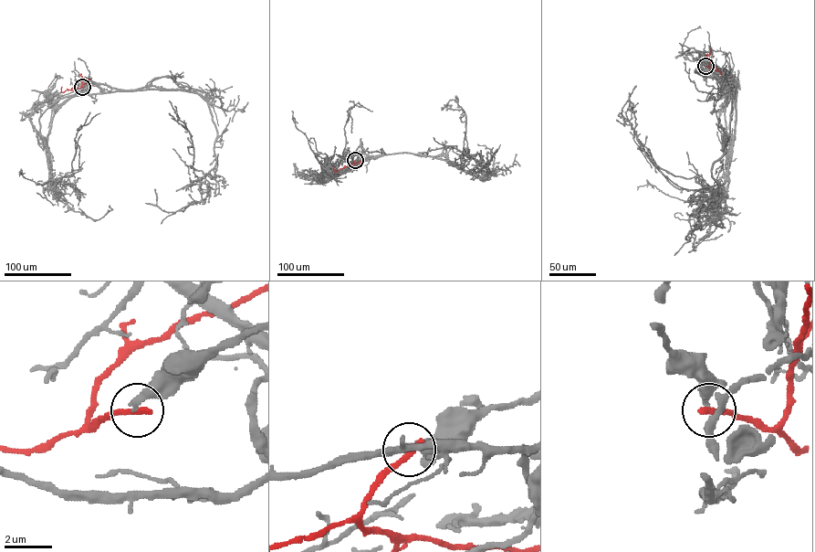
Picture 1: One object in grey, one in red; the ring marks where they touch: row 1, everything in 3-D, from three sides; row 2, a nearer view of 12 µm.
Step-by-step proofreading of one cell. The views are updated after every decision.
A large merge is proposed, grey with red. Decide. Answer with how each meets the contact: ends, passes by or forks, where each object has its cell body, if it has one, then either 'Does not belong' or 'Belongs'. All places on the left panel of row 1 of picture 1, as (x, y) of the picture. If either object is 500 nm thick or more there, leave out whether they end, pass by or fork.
At the ring grey ends. At the ring red ends. Soma of grey: none. Soma of red: none. Does not belong

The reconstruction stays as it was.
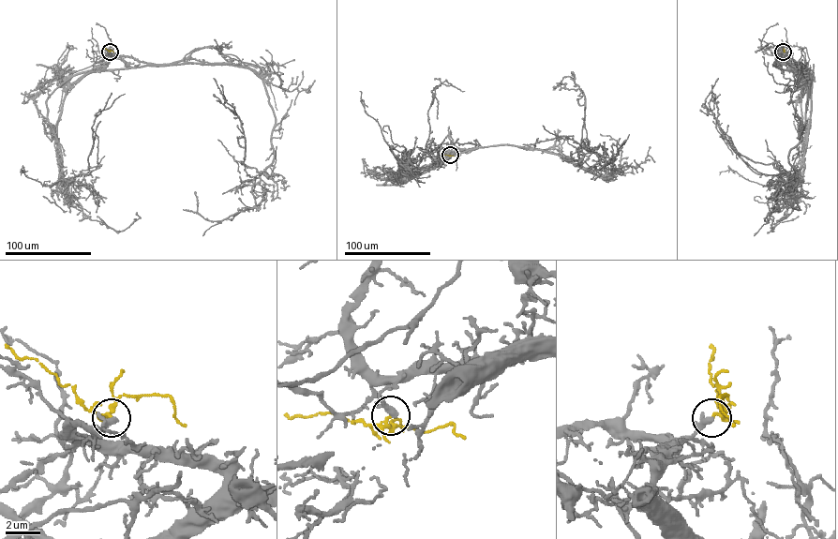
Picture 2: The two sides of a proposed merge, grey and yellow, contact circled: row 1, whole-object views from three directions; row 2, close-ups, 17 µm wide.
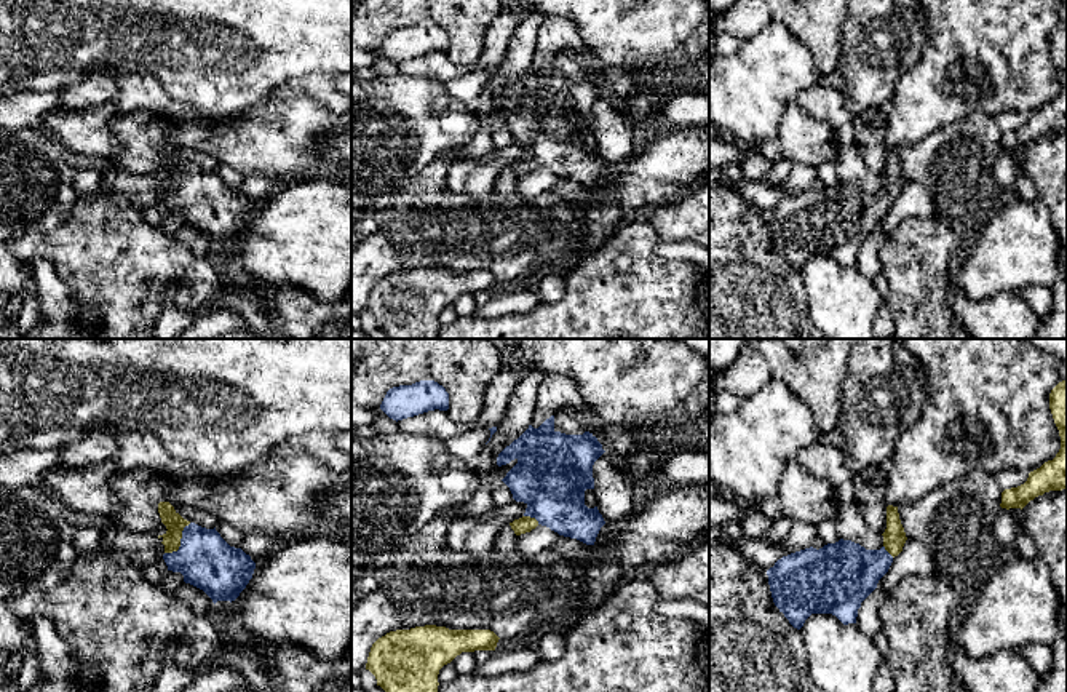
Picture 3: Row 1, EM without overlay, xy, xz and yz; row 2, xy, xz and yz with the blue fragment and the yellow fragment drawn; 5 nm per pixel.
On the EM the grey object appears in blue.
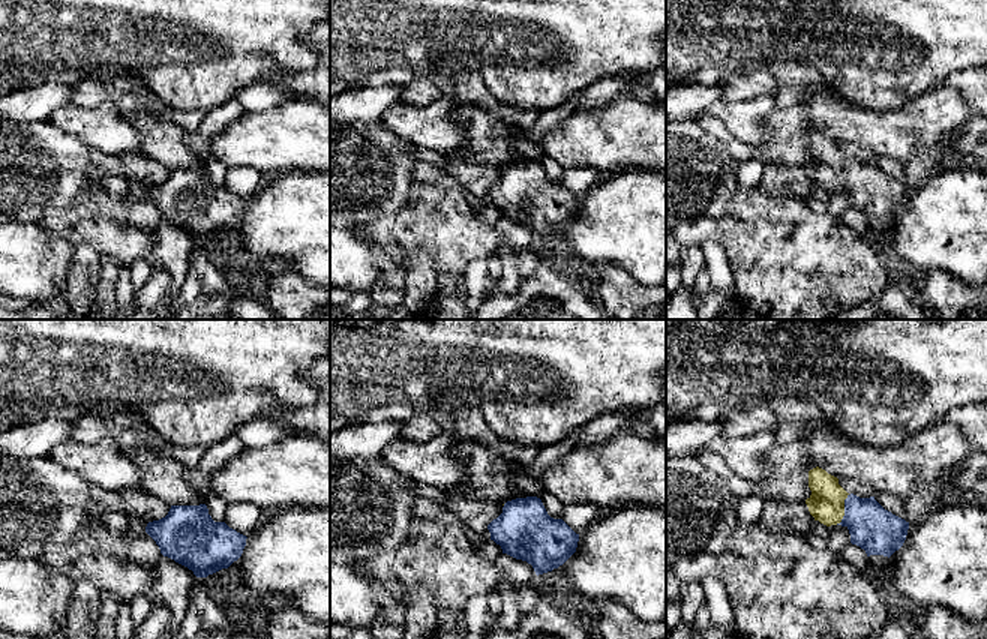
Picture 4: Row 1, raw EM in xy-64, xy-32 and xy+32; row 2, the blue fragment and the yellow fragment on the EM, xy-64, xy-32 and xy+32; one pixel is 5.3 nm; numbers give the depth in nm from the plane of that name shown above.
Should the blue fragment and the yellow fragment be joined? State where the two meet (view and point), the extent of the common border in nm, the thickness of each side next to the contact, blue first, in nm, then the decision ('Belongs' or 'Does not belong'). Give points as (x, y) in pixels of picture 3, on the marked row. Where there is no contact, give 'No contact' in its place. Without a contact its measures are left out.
Touches blue at xy (181, 542). Shared border 200 nm. Thickness 280 nm (blue) against 100 nm. Belongs

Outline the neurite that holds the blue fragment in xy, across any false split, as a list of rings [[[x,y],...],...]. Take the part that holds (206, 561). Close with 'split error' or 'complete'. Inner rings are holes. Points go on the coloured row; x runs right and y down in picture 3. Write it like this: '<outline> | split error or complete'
[[[169,502],[158,503],[161,523],[166,532],[163,539],[163,559],[168,571],[180,572],[184,582],[203,590],[216,604],[217,601],[235,601],[252,579],[256,563],[241,548],[230,547],[214,529],[201,527],[184,519]]] | split error

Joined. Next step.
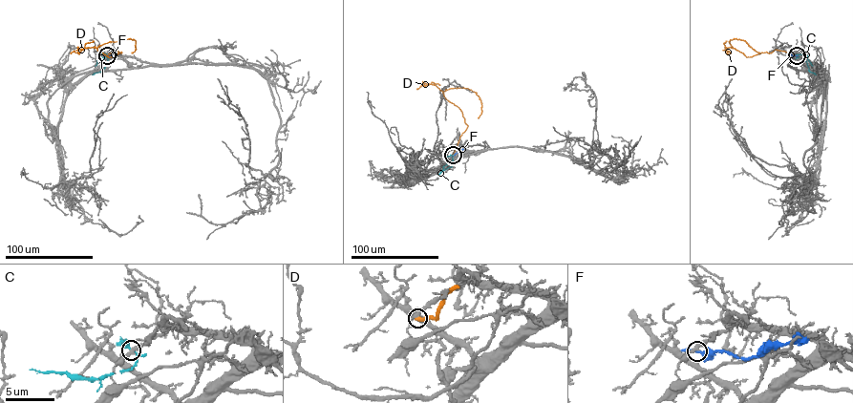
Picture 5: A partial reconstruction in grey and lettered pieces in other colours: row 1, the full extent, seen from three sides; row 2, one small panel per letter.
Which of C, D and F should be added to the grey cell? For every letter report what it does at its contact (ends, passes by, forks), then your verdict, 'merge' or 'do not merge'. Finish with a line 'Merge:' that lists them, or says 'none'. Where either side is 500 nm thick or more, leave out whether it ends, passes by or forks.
C: it forks | do not merge
D: it ends | do not merge
F: it passes by | do not merge
Merge: none

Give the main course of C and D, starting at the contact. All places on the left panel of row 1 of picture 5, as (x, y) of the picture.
C: (107, 54), (104, 69), (92, 74)
D: (106, 56), (115, 50), (121, 53), (109, 57), (96, 48), (109, 42), (134, 39), (136, 49), (132, 53)

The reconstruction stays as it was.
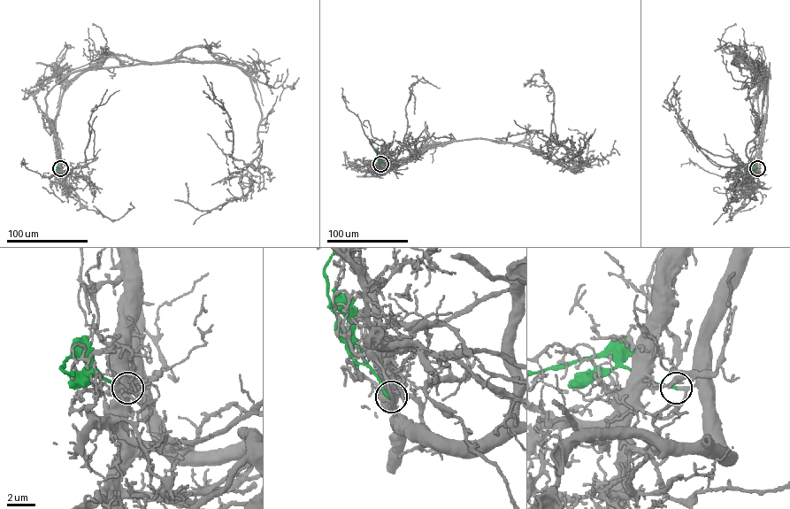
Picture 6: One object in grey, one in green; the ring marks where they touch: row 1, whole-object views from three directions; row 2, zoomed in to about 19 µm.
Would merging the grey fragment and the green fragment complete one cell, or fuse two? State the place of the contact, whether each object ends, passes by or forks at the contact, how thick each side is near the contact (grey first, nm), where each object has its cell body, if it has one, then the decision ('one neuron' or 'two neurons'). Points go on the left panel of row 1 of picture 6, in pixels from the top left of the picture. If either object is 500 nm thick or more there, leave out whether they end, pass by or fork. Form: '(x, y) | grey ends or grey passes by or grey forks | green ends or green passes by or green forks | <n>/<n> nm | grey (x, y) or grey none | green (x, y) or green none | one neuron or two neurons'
(60, 168) | grey passes by | green ends | 160/200 nm | grey none | green none | one neuron

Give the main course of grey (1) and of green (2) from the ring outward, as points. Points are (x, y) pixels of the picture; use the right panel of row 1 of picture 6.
1: (757, 168), (767, 87), (732, 63), (756, 67), (762, 119), (749, 167), (691, 139), (667, 100), (679, 75)
2: (757, 168), (752, 166), (743, 170)

